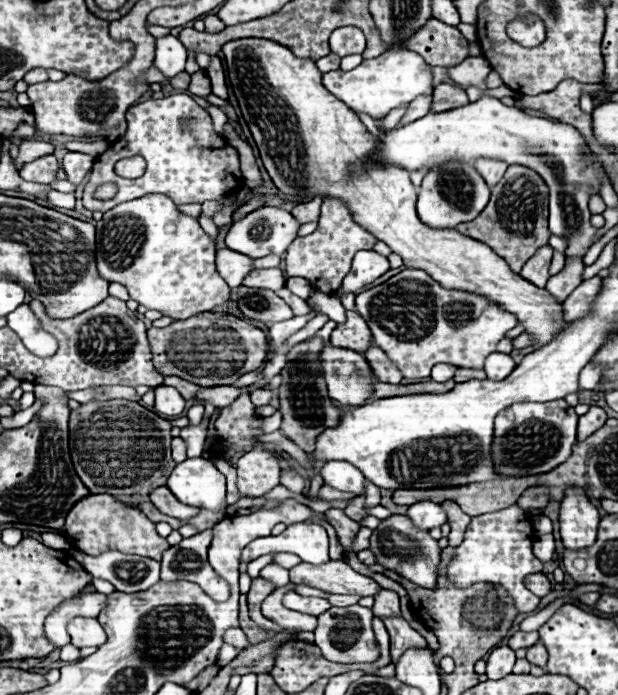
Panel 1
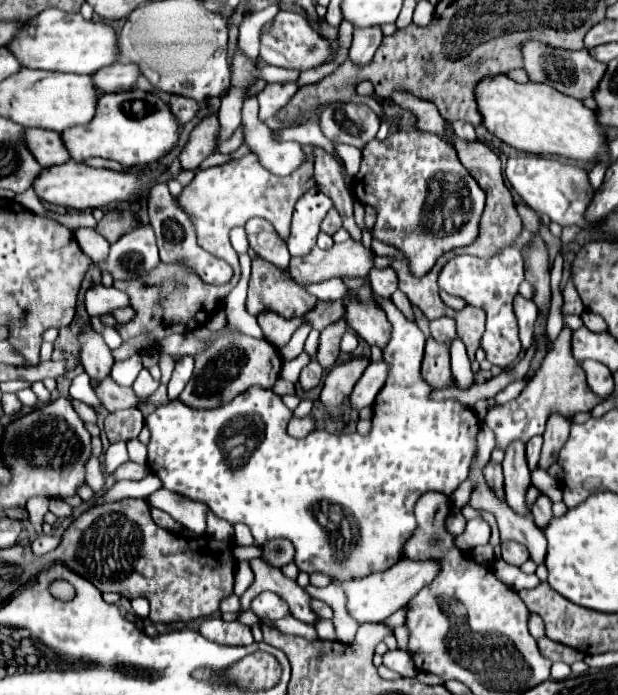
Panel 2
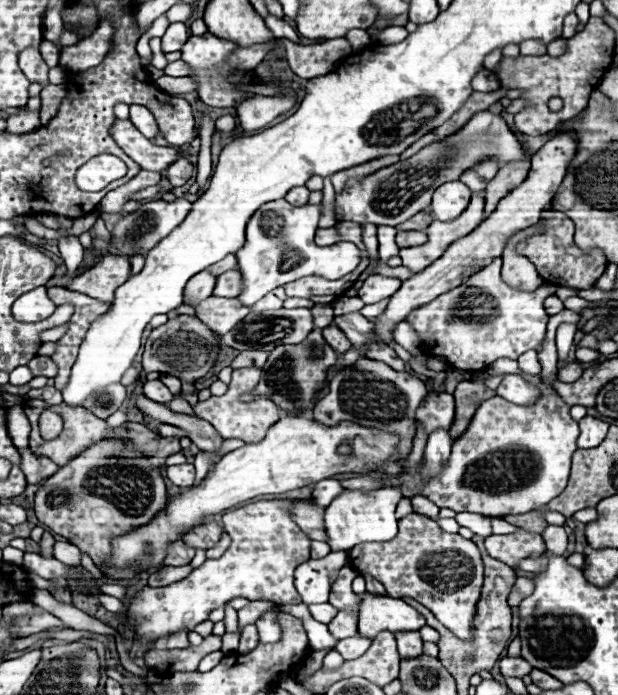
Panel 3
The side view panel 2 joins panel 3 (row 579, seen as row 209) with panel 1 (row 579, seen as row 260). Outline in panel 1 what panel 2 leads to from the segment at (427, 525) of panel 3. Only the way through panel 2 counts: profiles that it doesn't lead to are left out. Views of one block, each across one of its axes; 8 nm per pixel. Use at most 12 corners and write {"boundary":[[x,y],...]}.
{"boundary":[[404,514],[380,520],[376,562],[436,588],[440,546]]}

